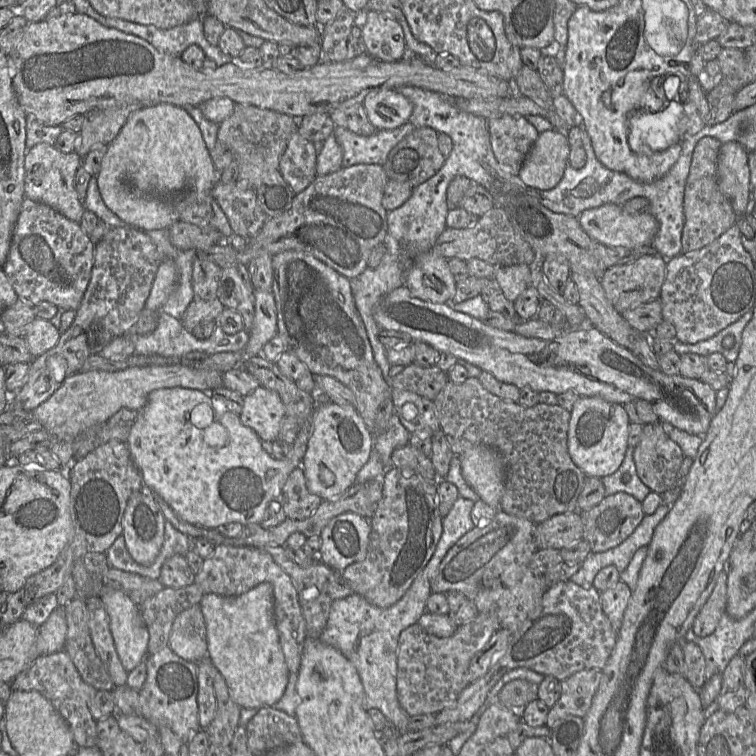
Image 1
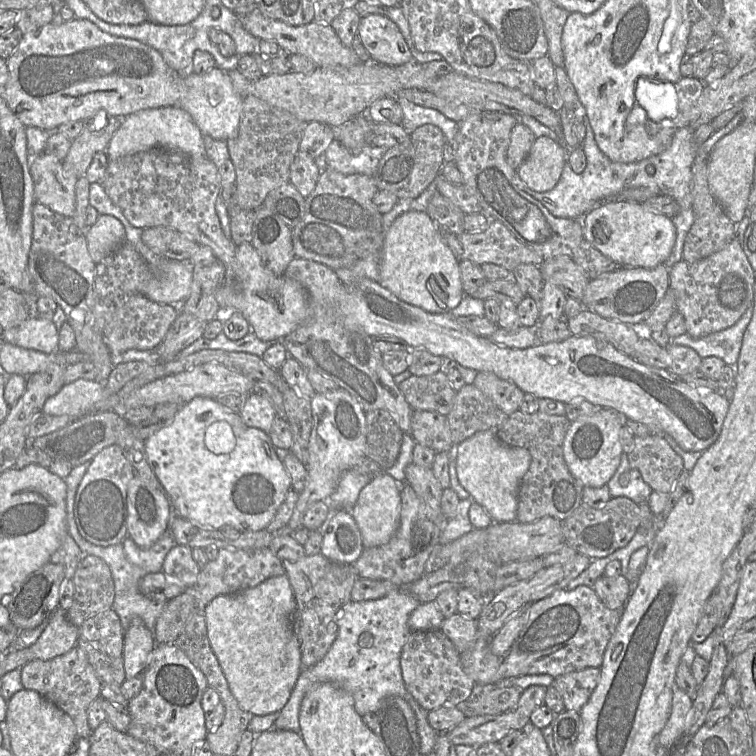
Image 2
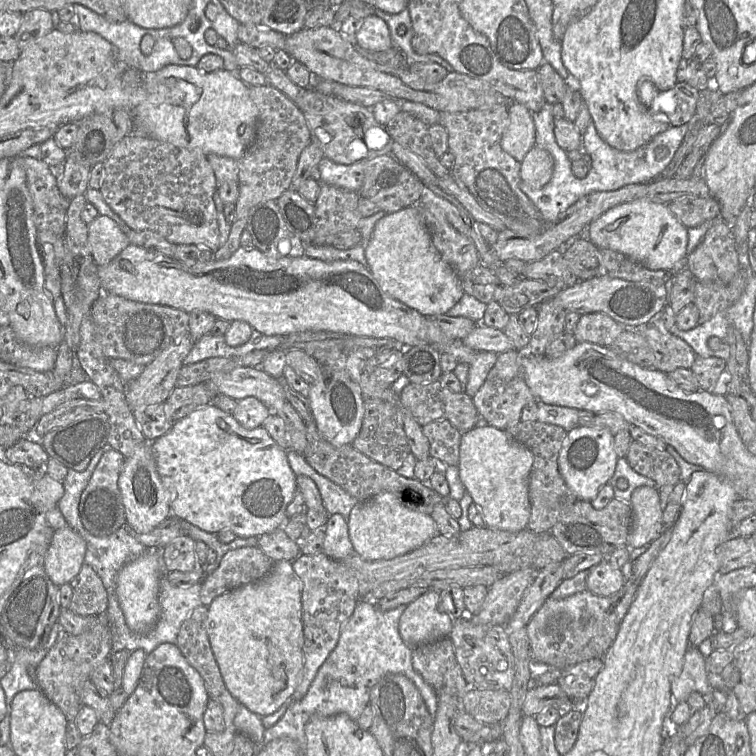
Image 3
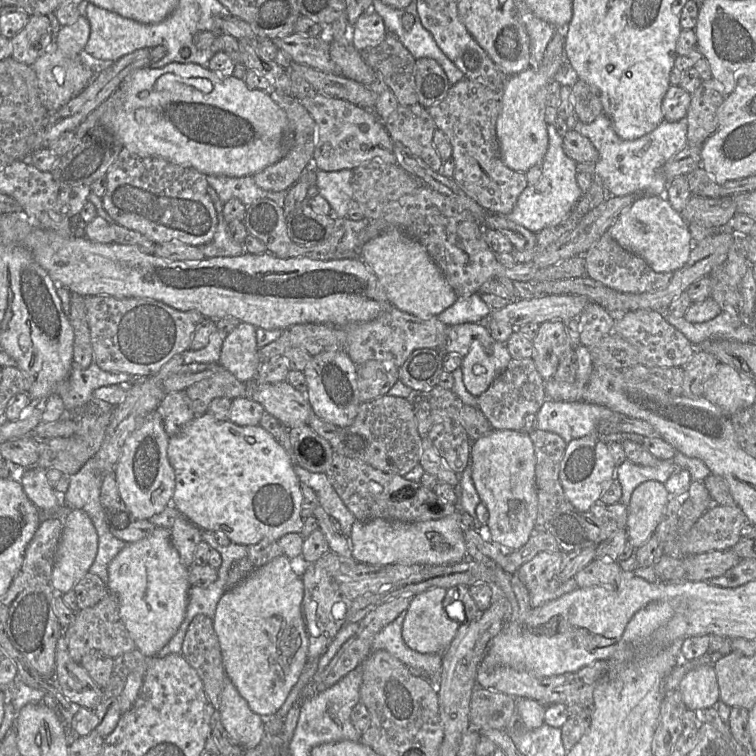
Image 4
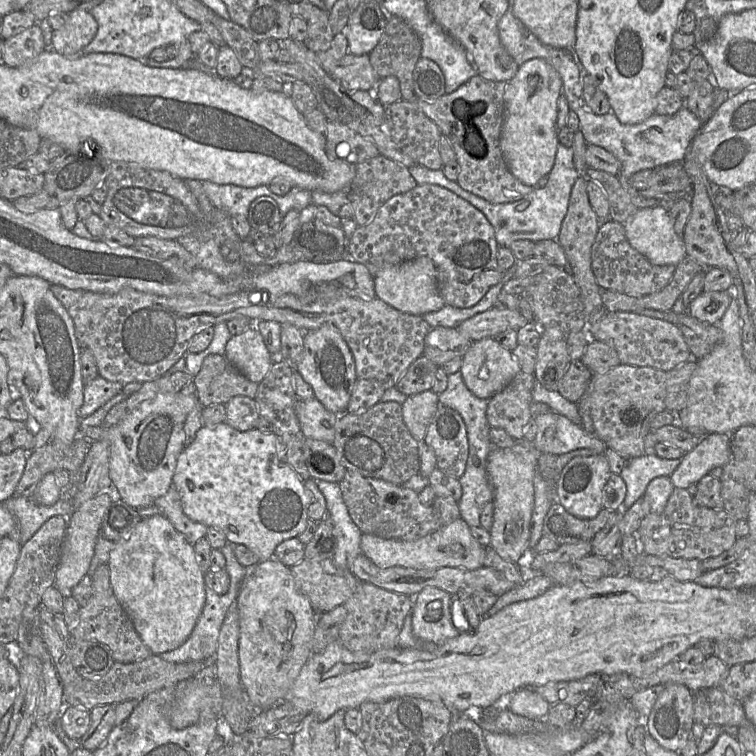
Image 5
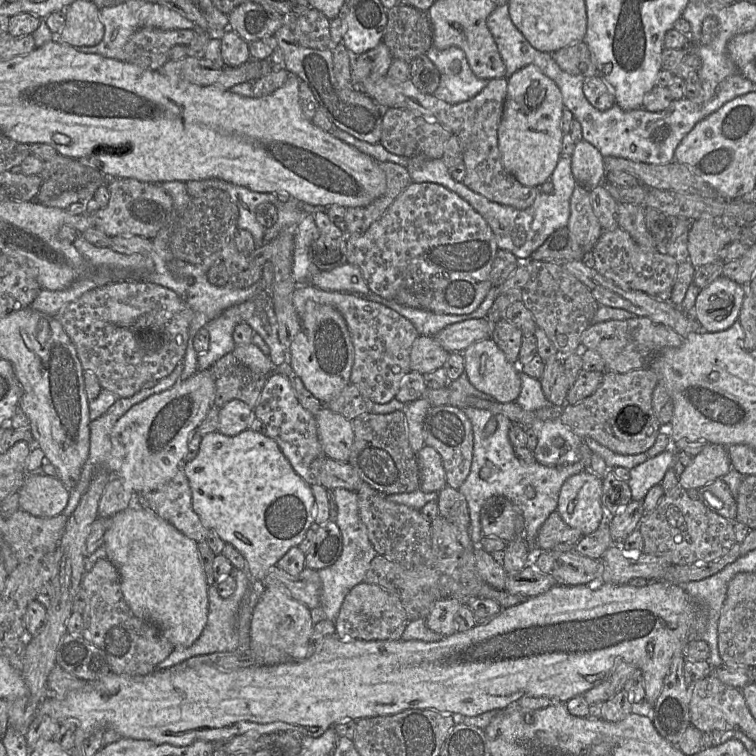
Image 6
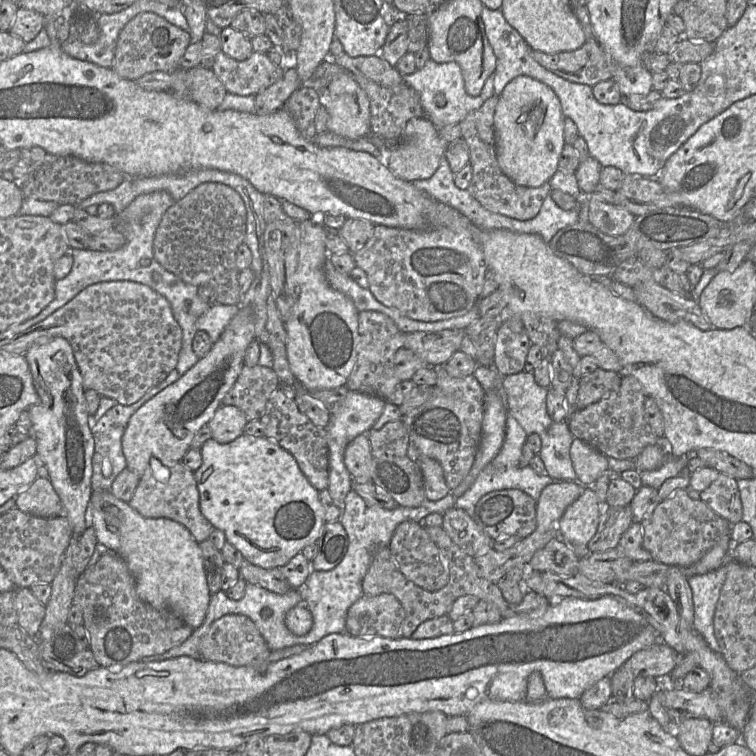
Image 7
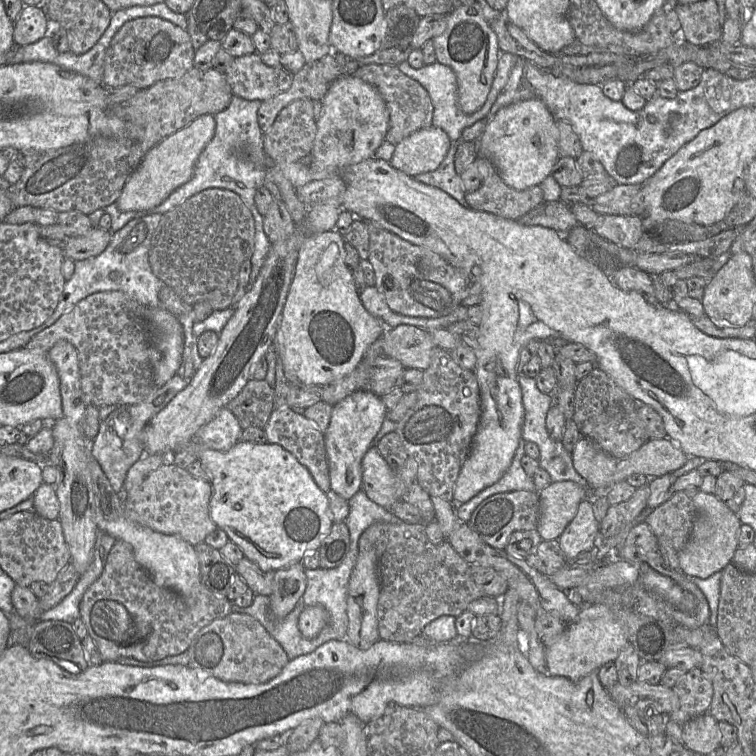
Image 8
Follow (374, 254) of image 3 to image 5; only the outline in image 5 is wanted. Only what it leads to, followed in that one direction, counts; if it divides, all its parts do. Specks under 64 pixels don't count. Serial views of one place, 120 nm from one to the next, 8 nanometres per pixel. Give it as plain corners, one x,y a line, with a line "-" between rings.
424,256
381,268
375,275
374,288
378,299
414,316
438,311
446,305
438,290
435,265
430,258

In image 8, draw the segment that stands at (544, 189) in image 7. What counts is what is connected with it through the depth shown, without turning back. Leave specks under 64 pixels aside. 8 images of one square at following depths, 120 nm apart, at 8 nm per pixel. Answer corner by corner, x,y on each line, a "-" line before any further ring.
482,155
477,158
477,164
483,182
478,190
466,192
469,208
518,220
545,203
540,186
516,190
502,181
492,163

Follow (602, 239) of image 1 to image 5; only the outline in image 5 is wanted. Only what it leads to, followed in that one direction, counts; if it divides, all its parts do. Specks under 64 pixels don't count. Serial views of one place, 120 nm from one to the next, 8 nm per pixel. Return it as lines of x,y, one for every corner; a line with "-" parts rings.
660,205
638,209
623,227
629,244
654,265
677,266
687,255
683,237
675,232
668,211

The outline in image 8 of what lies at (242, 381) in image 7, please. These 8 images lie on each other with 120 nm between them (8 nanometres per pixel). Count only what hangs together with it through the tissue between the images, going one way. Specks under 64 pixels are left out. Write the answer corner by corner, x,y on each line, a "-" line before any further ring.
251,378
226,408
237,418
242,430
266,426
272,411
274,389
266,380

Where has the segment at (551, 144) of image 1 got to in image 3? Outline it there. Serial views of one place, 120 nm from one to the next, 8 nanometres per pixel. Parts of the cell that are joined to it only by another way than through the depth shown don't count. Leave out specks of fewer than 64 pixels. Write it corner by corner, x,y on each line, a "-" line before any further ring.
534,145
521,162
520,179
532,189
541,189
551,180
553,171
552,155

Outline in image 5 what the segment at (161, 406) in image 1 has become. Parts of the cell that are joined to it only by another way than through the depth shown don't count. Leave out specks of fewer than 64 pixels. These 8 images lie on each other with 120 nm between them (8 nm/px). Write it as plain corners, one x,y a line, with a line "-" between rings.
226,422
213,426
203,425
194,441
184,447
177,459
173,485
179,493
183,512
191,520
208,528
220,530
229,544
248,547
264,562
274,557
276,547
284,540
298,537
304,532
310,503
304,481
286,462
277,436
254,428
238,431

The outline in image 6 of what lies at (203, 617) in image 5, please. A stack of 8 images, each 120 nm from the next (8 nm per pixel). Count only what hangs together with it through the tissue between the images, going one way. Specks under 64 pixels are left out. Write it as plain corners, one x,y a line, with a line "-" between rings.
233,568
231,575
235,578
237,583
235,592
229,598
222,598
215,586
208,585
208,617
202,633
190,646
183,649
174,649
169,656
157,665
157,670
169,668
195,656
232,651
239,648
239,638
236,632
237,614
243,597
251,586
251,578
249,576
249,568
248,571
245,572

